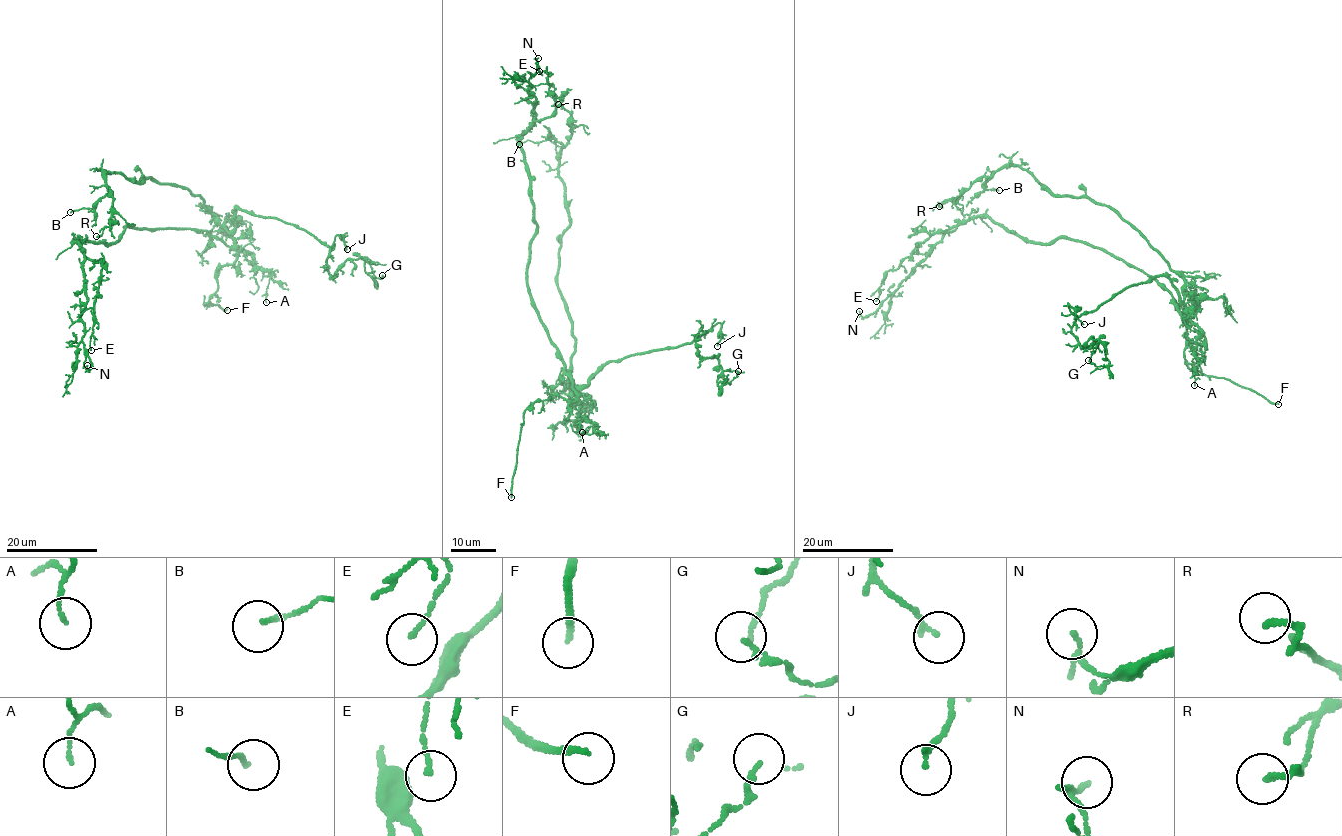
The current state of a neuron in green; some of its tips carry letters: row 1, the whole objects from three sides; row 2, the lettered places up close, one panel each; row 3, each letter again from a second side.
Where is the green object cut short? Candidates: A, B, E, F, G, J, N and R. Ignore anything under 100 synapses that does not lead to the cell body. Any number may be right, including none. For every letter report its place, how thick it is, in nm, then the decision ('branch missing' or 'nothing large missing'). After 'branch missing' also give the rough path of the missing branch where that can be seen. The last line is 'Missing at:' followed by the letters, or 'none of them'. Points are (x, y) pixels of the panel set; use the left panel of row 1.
A: at (266, 302); 100 nm thick; nothing large missing
B: at (70, 212); 130 nm thick; nothing large missing
E: at (91, 350); 90 nm thick; nothing large missing
F: at (227, 310); 170 nm thick; branch missing
G: at (382, 275); 130 nm thick; nothing large missing
J: at (347, 249); 160 nm thick; nothing large missing
N: at (87, 365); 100 nm thick; nothing large missing
R: at (96, 236); 160 nm thick; nothing large missing
Missing at: F

